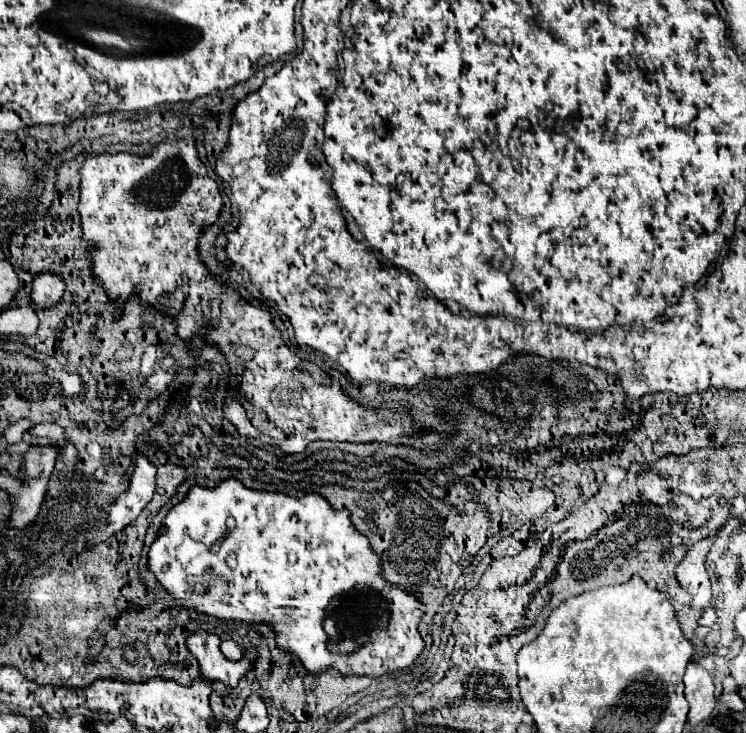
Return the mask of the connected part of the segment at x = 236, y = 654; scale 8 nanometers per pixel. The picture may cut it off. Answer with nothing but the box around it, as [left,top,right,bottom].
[220,639,242,661]

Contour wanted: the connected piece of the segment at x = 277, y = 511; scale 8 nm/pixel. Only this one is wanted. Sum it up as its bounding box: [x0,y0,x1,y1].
[148,479,424,677]

